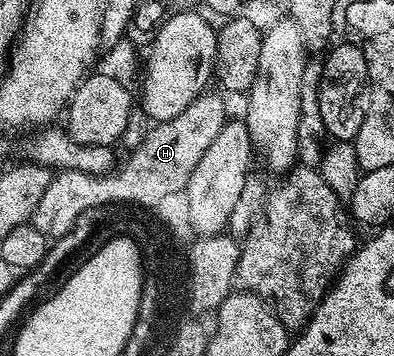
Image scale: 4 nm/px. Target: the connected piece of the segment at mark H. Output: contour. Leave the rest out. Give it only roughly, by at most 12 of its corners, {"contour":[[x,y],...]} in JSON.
{"contour":[[204,92],[110,174],[60,170],[35,209],[48,240],[111,203],[181,192],[228,121]]}

